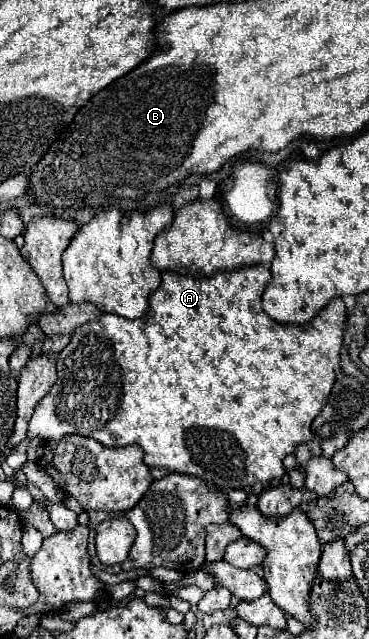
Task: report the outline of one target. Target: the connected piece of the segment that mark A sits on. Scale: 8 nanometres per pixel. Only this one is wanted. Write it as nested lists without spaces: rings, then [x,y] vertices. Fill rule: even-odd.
[[[263,265],[235,269],[229,273],[215,273],[213,277],[191,277],[191,275],[177,275],[177,273],[163,273],[161,285],[157,291],[149,297],[149,311],[147,317],[141,319],[123,319],[119,315],[103,313],[97,321],[89,321],[81,325],[69,345],[59,353],[57,357],[57,381],[49,395],[39,403],[39,409],[35,409],[31,423],[29,423],[29,439],[61,439],[67,433],[77,433],[83,437],[91,437],[105,447],[125,447],[125,445],[139,445],[145,451],[145,465],[149,469],[161,467],[173,473],[187,473],[195,475],[203,481],[213,483],[215,487],[223,491],[253,487],[255,483],[269,483],[273,479],[281,479],[285,473],[283,459],[295,451],[297,445],[309,441],[311,435],[311,423],[321,413],[321,407],[329,399],[329,391],[335,383],[337,371],[341,369],[339,353],[343,347],[343,329],[345,329],[345,303],[343,299],[333,299],[321,313],[307,323],[305,327],[285,327],[281,323],[275,323],[271,317],[263,311],[263,291],[271,283],[271,271]]]

